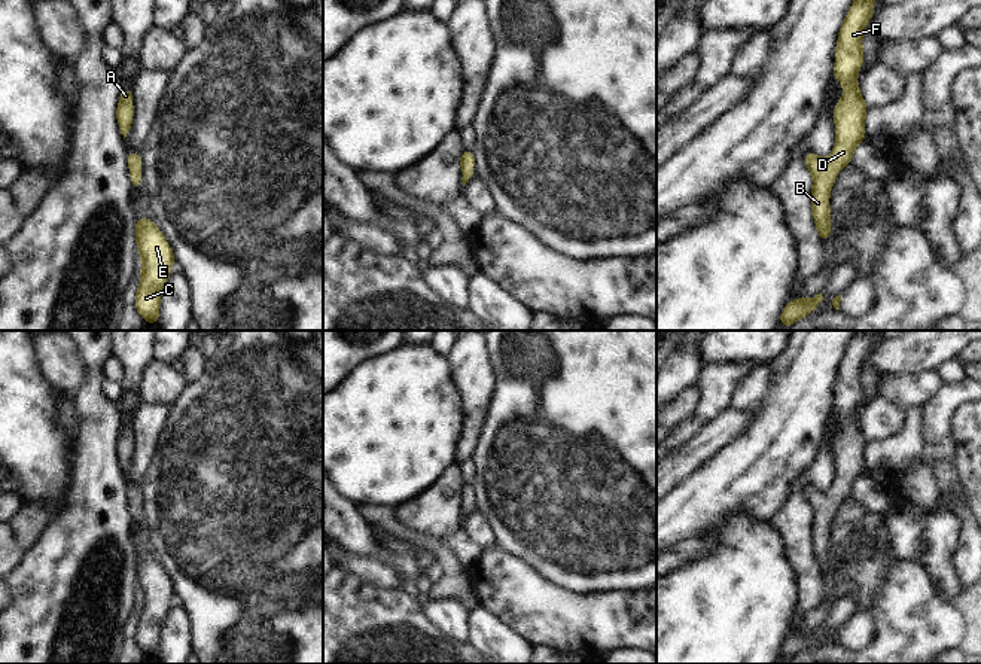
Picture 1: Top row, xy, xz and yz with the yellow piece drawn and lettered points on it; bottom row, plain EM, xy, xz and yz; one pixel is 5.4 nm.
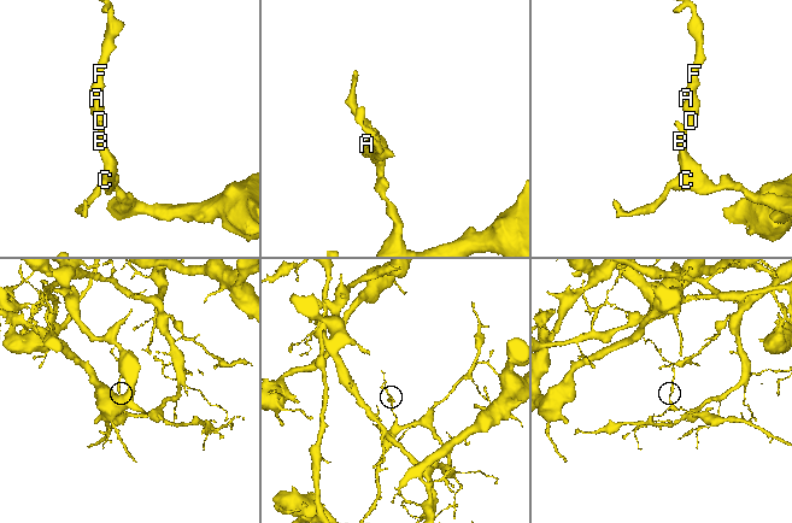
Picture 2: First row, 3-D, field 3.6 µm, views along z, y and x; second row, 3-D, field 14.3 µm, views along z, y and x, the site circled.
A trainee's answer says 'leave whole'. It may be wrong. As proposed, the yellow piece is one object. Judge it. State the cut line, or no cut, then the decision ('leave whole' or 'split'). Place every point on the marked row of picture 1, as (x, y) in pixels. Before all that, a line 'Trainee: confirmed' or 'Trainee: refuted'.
Trainee: confirmed
cut none; leave whole

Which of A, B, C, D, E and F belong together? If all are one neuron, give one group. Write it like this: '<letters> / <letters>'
A B C D E F

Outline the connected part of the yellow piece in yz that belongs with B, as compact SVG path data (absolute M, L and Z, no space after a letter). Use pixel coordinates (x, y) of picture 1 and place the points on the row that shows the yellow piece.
M854 0L838 34L835 70L832 77L844 86L844 94L834 109L835 147L825 161L813 152L805 153L804 164L813 174L811 213L822 241L831 235L829 191L835 174L851 159L854 147L865 140L865 112L856 74L863 63L862 33L874 15L875 0Z

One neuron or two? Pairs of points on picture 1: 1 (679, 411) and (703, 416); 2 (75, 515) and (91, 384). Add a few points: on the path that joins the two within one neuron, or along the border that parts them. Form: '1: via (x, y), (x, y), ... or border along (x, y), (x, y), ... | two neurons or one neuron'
1: border along (695, 386), (698, 390), (697, 407), (672, 429) | two neurons
2: via (91, 483), (91, 417) | one neuron

